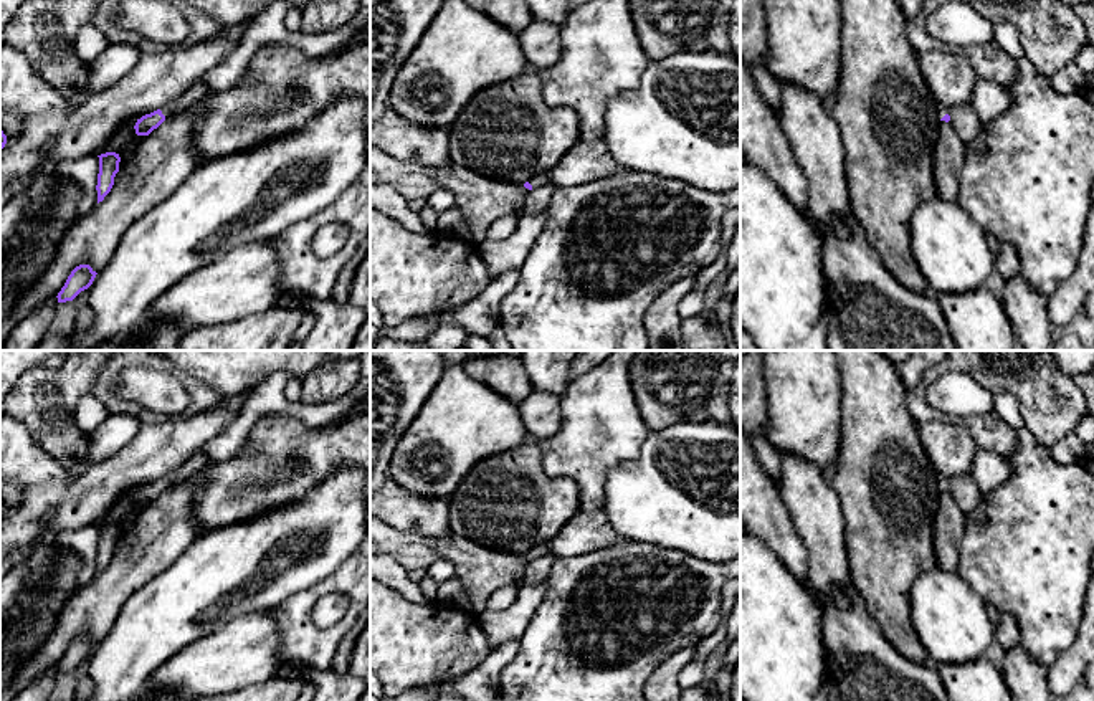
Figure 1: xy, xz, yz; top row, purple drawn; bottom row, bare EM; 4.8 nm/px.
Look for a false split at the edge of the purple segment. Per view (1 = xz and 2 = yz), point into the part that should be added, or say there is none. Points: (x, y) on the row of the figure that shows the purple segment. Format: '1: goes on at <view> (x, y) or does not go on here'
1: goes on at xz (541, 179)
2: goes on at yz (941, 109)

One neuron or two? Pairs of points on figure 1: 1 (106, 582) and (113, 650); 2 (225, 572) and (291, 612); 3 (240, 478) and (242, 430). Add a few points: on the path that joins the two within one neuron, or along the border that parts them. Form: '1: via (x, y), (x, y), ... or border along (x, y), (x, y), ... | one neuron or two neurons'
1: border along (133, 596), (98, 643) | two neurons
2: border along (313, 586), (293, 594), (266, 612) | two neurons
3: border along (265, 415), (230, 458), (210, 465) | two neurons

